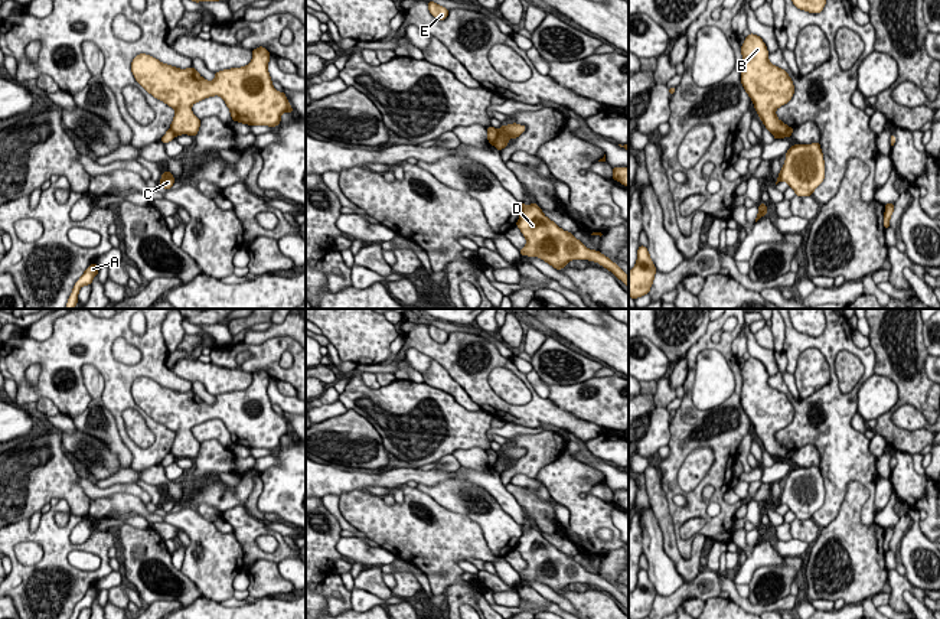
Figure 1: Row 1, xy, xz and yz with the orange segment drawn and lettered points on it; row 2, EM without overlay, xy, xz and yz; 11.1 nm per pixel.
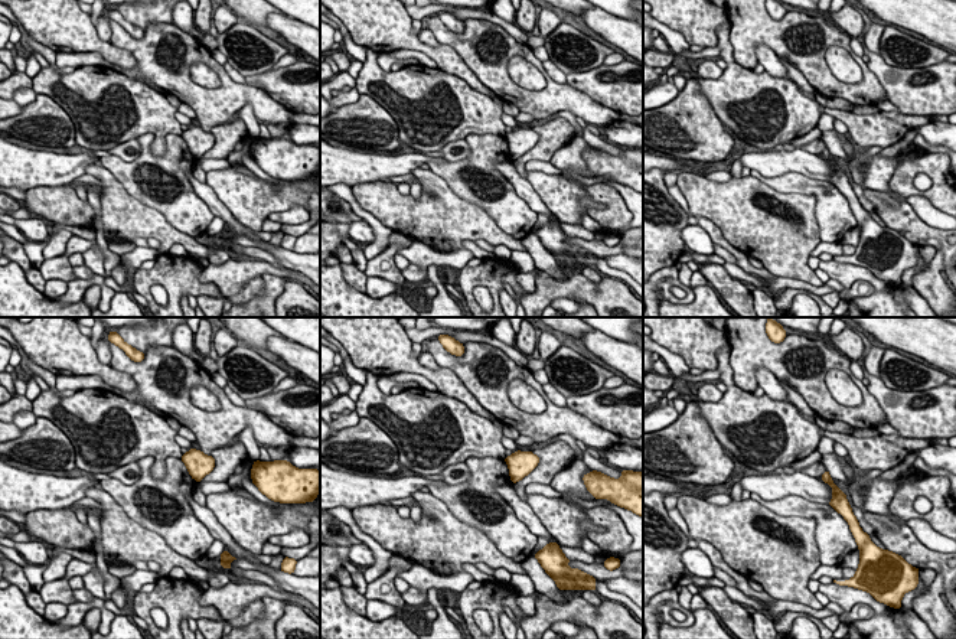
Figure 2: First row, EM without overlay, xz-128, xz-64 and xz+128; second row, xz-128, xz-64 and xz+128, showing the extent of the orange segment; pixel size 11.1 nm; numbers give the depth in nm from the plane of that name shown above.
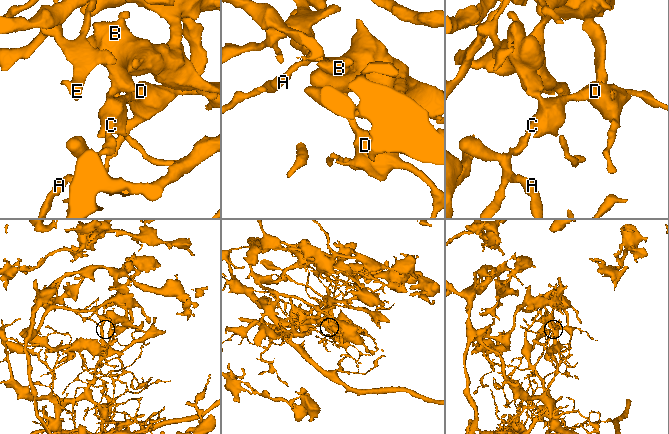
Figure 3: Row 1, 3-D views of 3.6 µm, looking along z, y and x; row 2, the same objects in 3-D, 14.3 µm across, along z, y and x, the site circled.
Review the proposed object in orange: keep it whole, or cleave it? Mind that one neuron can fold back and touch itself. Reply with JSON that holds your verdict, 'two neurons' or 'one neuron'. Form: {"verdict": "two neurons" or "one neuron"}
{"verdict": "two neurons"}

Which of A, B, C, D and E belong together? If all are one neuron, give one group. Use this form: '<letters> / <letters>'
A C D E / B

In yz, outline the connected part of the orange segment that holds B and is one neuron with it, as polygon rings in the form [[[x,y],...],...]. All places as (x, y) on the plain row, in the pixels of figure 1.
[[[750,356],[742,369],[741,407],[750,418],[760,443],[768,455],[792,459],[792,450],[776,439],[776,433],[787,427],[794,408],[789,397],[768,384],[768,374],[763,362]]]

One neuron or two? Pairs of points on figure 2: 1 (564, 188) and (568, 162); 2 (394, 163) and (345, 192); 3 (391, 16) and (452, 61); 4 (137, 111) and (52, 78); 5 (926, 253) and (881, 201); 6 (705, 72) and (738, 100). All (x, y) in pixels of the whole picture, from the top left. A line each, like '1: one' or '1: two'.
1: two
2: two
3: one
4: one
5: two
6: two

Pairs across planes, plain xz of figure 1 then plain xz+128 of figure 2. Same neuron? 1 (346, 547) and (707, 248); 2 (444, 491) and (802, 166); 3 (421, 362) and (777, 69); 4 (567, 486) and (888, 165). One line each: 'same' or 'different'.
1: same
2: different
3: same
4: different

